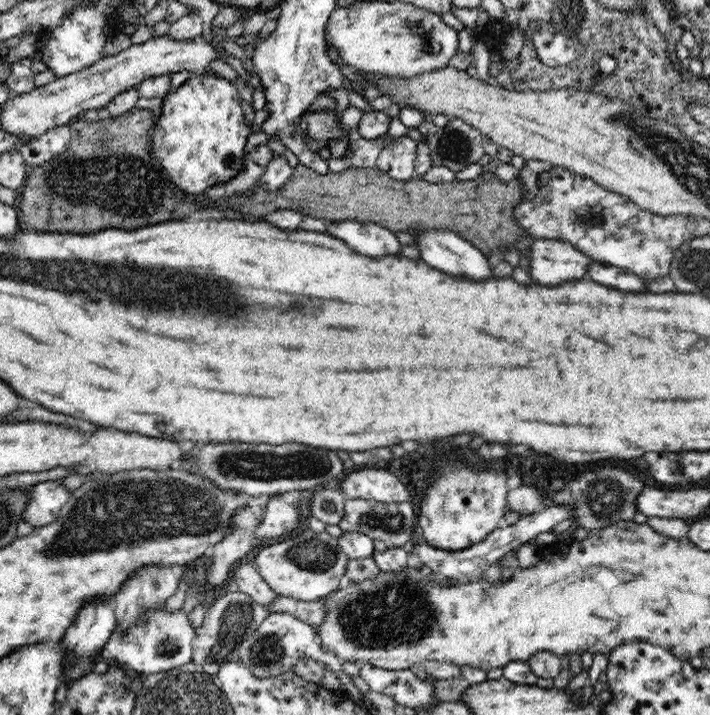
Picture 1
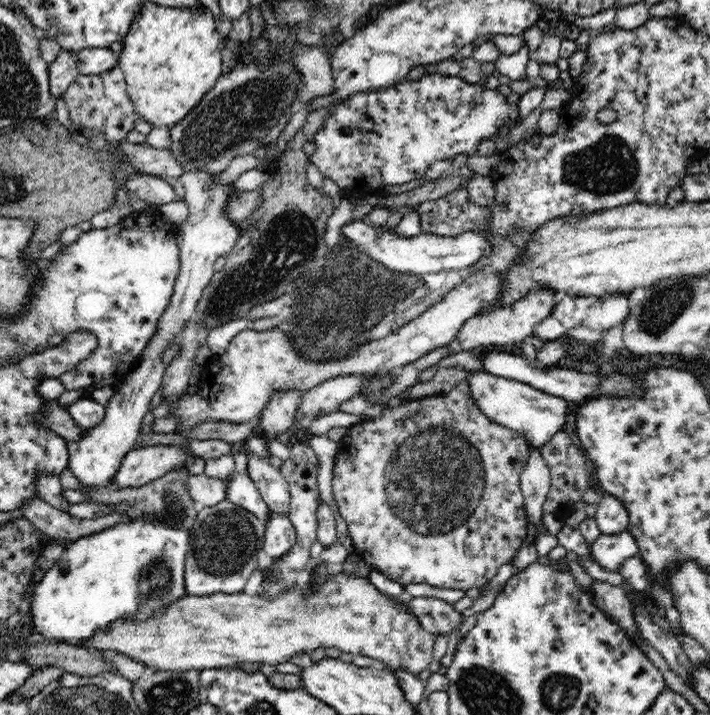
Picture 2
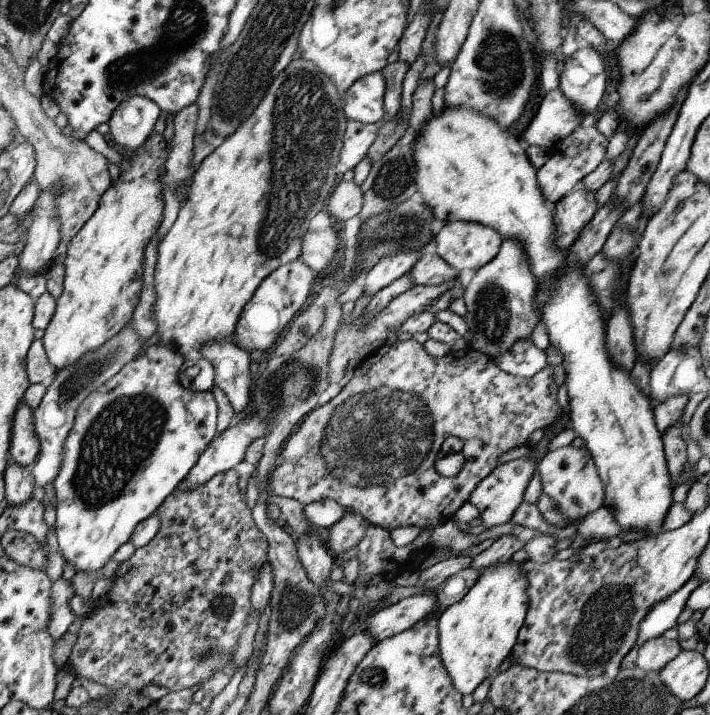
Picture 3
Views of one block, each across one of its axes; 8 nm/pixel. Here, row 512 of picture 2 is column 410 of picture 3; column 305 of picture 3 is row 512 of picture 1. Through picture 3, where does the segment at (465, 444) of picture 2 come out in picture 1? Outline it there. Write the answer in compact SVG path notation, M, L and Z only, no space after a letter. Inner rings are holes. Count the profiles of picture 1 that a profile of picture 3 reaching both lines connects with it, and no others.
M444 462L444 472L440 472L440 479L432 480L436 482L434 488L428 486L424 491L424 498L419 499L419 505L416 505L418 525L422 528L426 542L447 551L464 550L473 544L480 544L490 532L503 524L507 510L506 479L504 472L492 469L488 465Z

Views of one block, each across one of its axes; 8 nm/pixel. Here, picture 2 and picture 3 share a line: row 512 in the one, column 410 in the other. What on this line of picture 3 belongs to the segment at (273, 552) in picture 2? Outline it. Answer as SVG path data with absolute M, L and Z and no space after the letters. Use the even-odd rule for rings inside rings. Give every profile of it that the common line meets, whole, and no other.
M433 248L424 250L422 256L409 270L414 285L441 285L458 278L457 271L447 263Z

